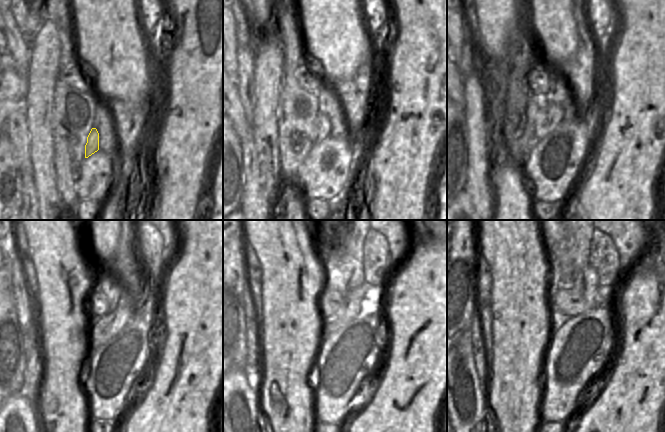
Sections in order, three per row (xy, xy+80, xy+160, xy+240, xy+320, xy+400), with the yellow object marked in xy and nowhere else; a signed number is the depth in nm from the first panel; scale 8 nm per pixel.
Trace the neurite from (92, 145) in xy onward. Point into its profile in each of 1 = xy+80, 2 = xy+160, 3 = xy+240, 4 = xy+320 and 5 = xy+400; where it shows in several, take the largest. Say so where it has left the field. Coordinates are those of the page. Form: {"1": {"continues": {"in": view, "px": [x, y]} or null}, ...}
{"1": {"continues": {"in": "xy+80", "px": [321, 129]}}, "2": {"continues": {"in": "xy+160", "px": [549, 115]}}, "3": {"continues": {"in": "xy+240", "px": [104, 328]}}, "4": {"continues": {"in": "xy+320", "px": [332, 323]}}, "5": {"continues": {"in": "xy+400", "px": [587, 281]}}}

